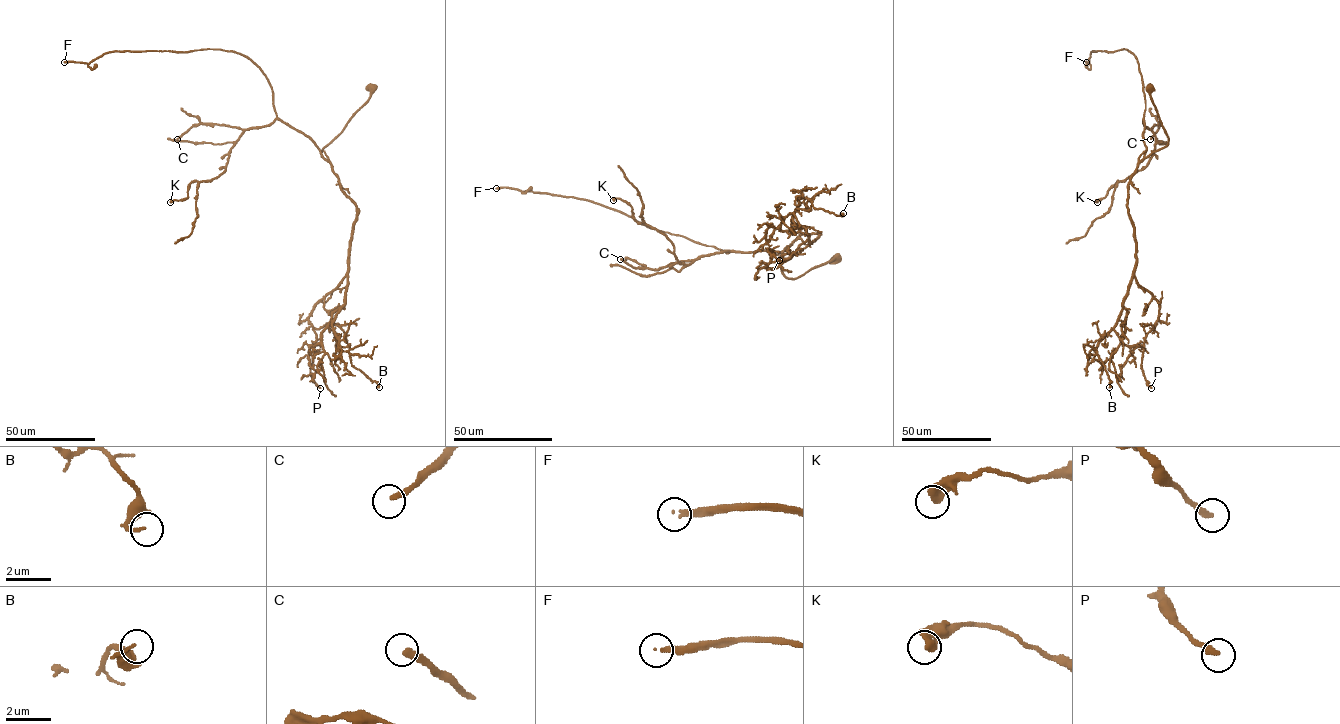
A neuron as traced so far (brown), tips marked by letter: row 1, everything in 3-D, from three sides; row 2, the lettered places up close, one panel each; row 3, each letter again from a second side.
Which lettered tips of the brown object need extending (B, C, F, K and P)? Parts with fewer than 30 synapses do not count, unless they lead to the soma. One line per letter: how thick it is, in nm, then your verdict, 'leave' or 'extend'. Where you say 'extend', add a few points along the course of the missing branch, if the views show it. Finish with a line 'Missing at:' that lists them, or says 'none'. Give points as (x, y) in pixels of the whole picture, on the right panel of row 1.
B: 110 nm | leave
C: 280 nm | extend | (1150, 139), (1147, 143), (1145, 135), (1138, 135), (1129, 123)
F: 180 nm | extend | (1086, 62), (1093, 66), (1106, 95), (1123, 107), (1129, 123), (1130, 116), (1136, 116), (1141, 110), (1153, 124)
K: 380 nm | leave
P: 260 nm | leave
Missing at: C, F

